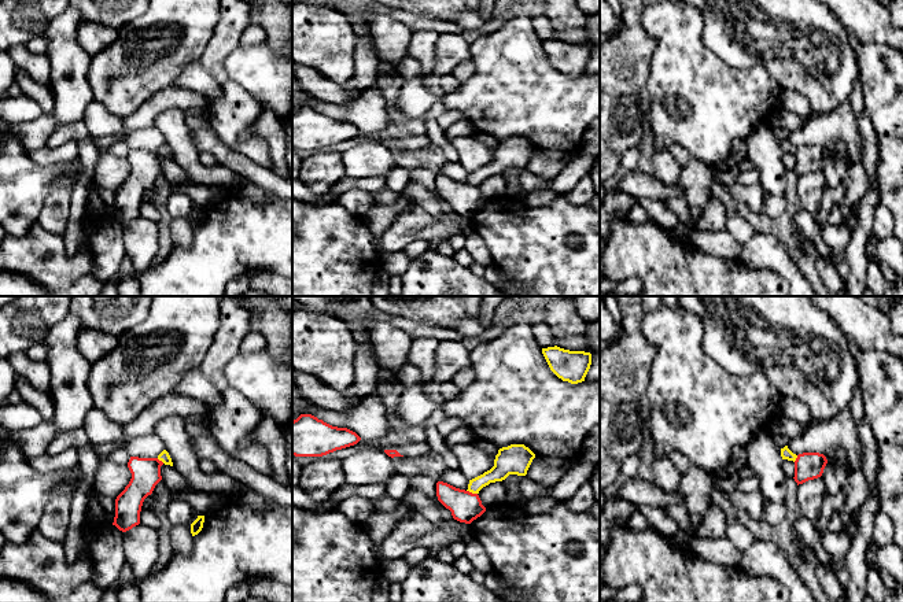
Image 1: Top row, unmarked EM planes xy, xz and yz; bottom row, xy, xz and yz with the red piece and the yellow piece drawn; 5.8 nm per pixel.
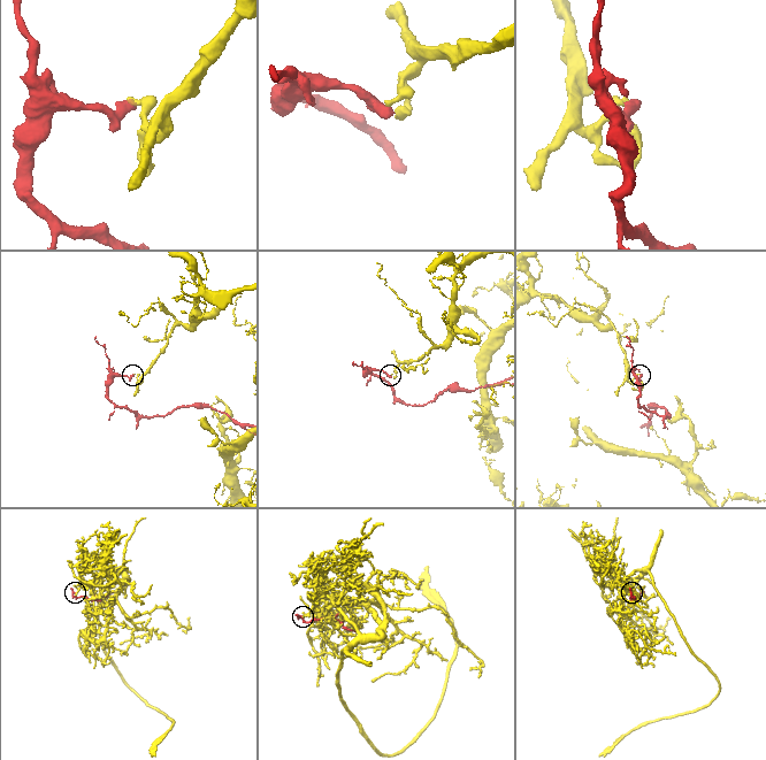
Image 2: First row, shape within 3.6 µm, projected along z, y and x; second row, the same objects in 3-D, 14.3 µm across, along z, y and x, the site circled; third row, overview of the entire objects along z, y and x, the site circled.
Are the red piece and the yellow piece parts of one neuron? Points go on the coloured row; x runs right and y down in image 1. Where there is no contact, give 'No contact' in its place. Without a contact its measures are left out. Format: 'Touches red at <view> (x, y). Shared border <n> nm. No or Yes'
Touches red at xz (471, 492). Shared border 70 nm. No

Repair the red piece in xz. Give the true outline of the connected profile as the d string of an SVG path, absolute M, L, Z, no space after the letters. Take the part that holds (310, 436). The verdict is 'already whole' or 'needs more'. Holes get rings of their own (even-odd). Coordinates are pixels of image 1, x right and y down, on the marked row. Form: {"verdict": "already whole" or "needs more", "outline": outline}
{"verdict": "already whole", "outline": "M301 414L292 421L292 455L322 457L357 444L361 437L347 429L332 426L312 414Z"}

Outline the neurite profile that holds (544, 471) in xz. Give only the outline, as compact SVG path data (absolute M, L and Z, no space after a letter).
M535 455L526 476L537 484L553 487L561 480L571 465L572 459Z

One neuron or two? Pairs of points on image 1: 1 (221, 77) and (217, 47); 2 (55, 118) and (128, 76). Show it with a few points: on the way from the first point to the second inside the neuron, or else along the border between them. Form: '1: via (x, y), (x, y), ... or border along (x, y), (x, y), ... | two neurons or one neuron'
1: via (217, 70), (217, 54) | one neuron
2: border along (88, 65), (88, 85), (94, 98) | two neurons

